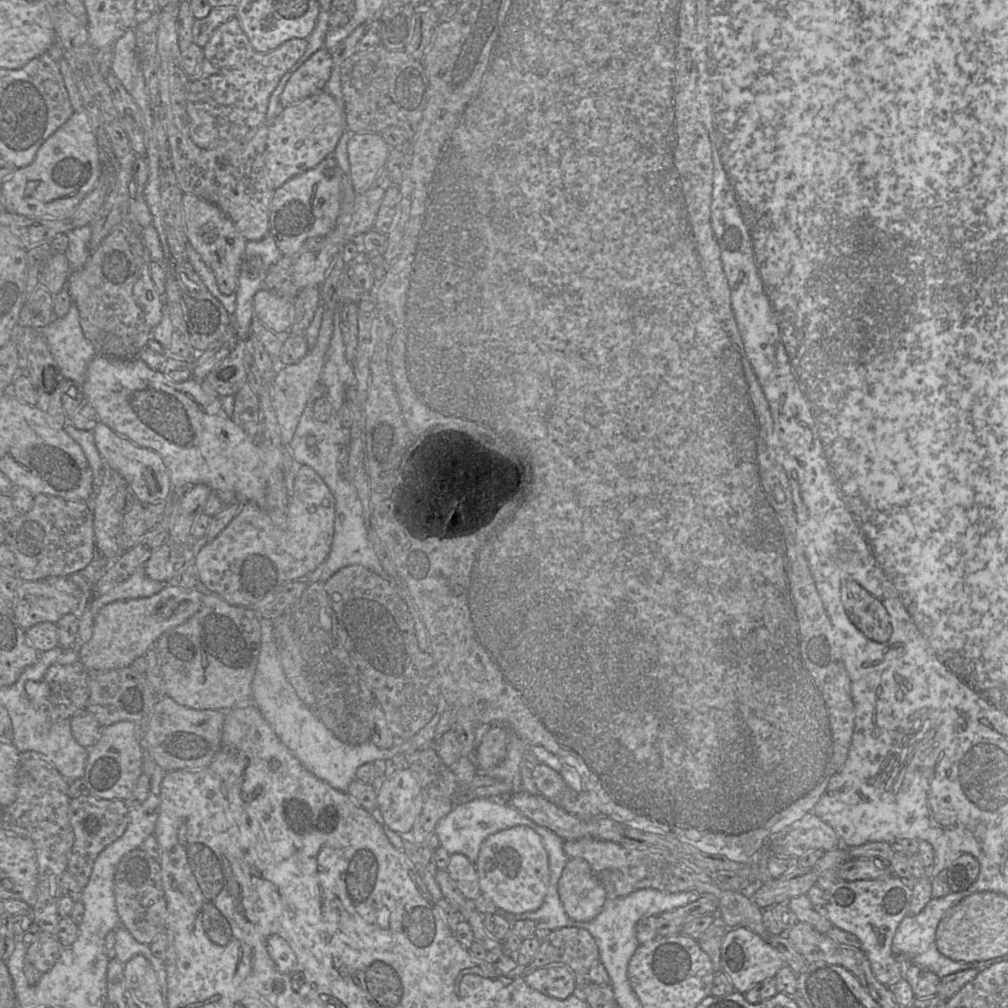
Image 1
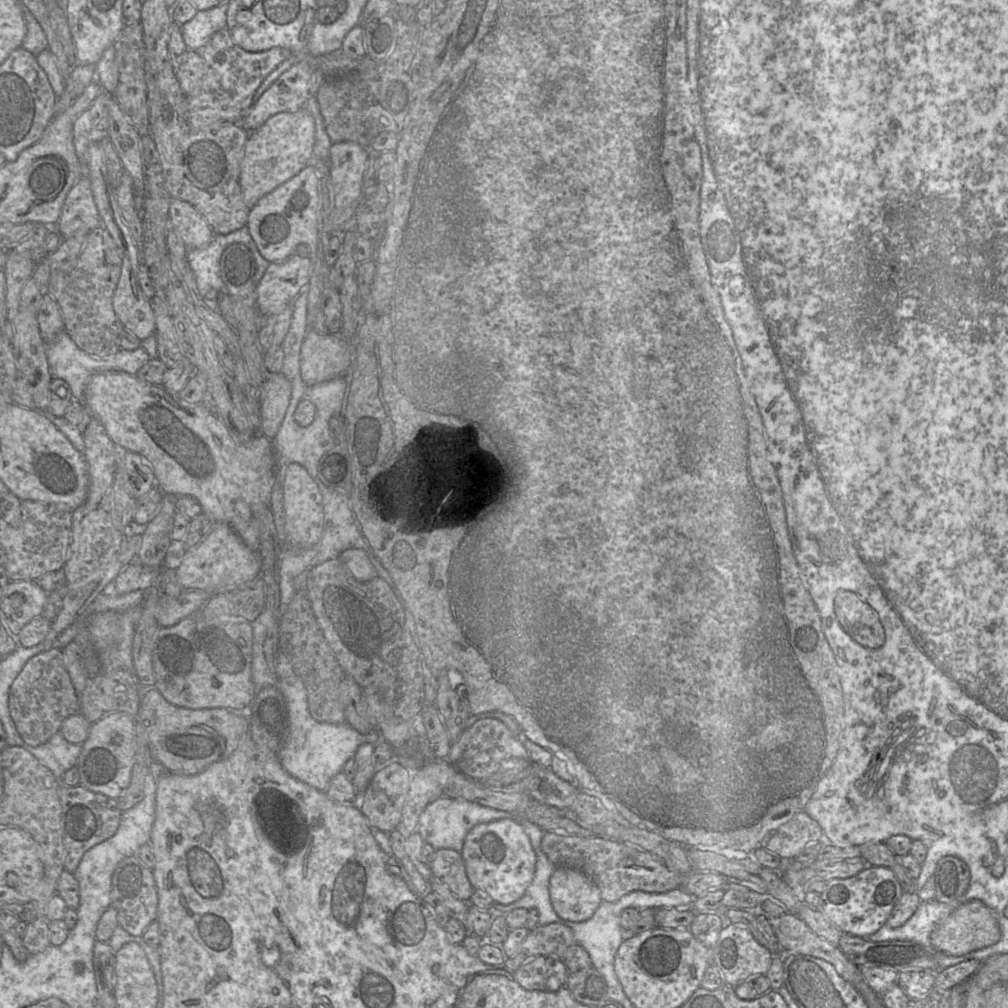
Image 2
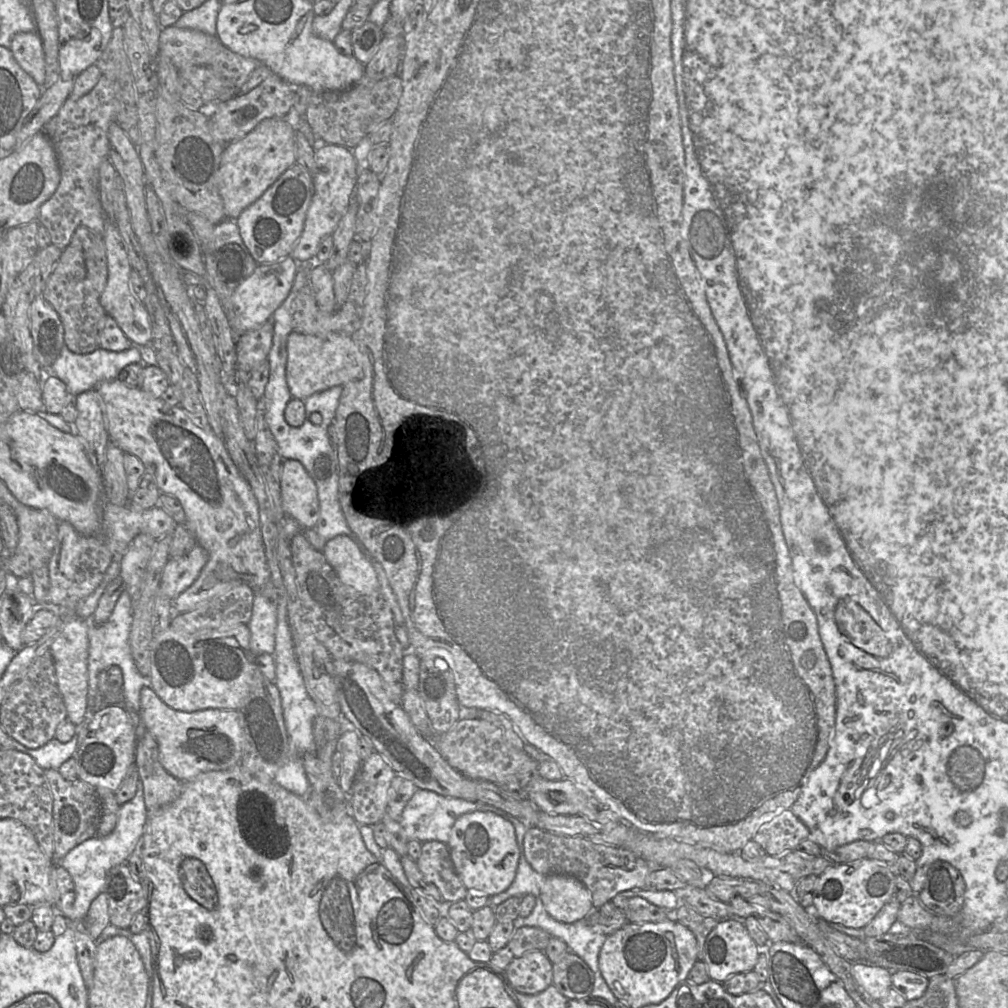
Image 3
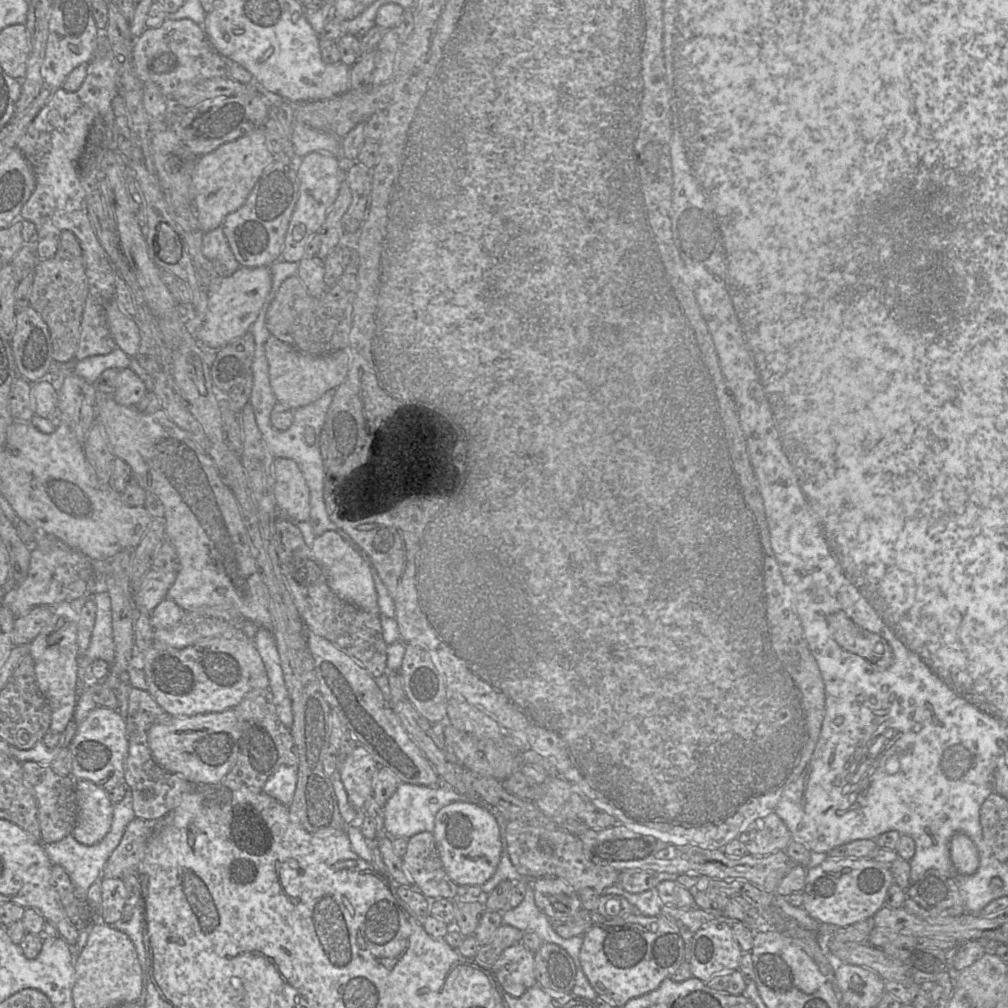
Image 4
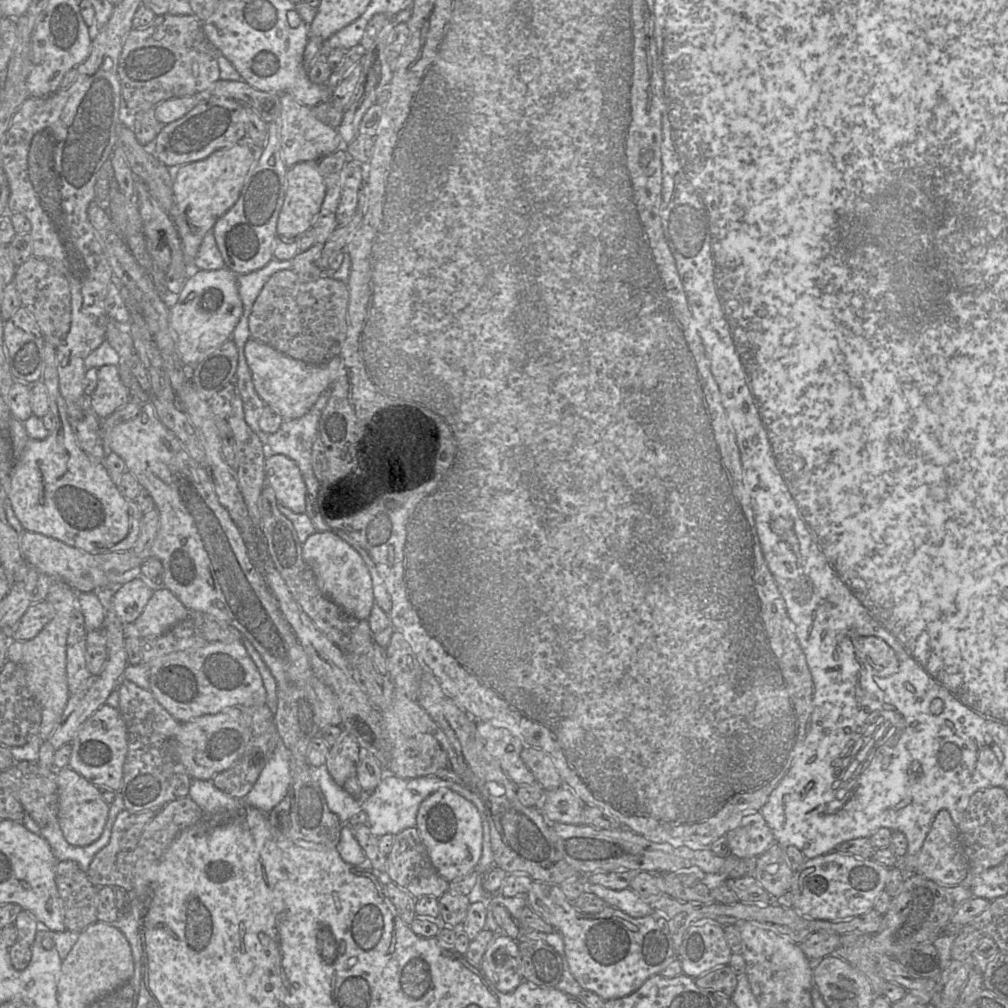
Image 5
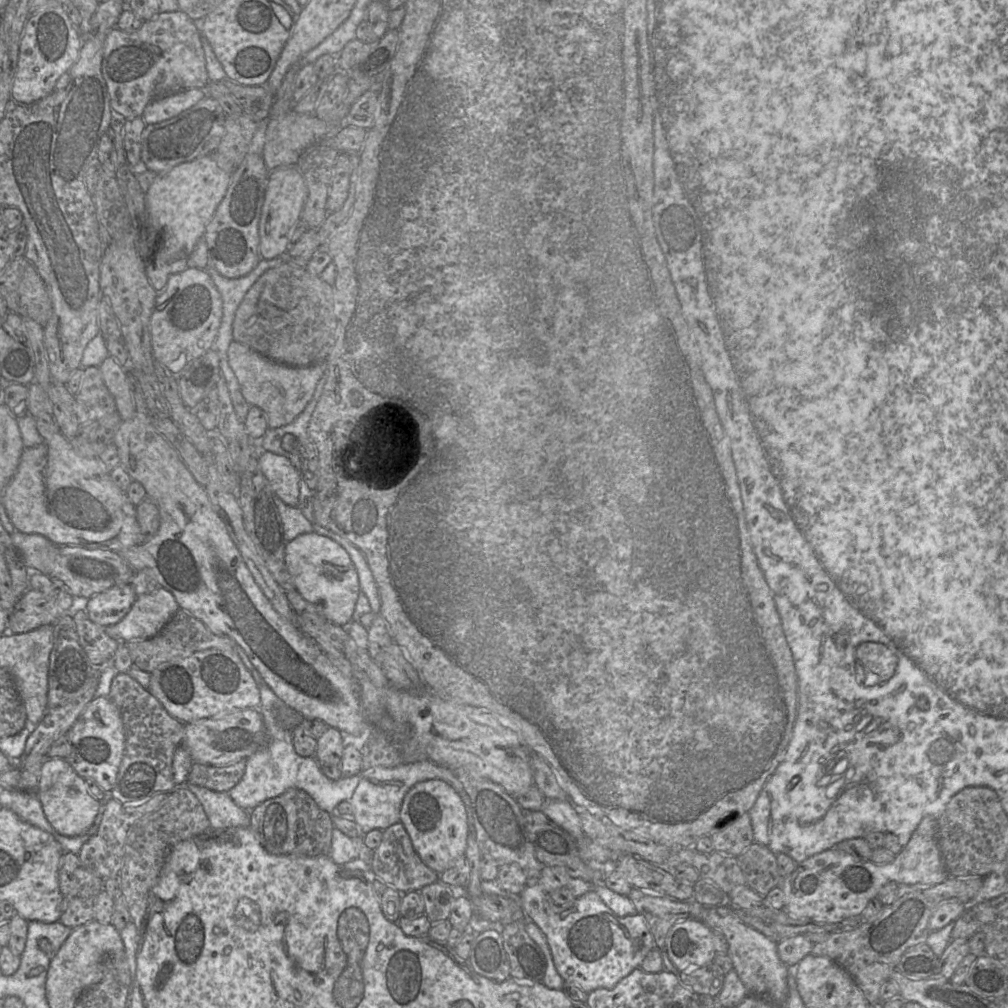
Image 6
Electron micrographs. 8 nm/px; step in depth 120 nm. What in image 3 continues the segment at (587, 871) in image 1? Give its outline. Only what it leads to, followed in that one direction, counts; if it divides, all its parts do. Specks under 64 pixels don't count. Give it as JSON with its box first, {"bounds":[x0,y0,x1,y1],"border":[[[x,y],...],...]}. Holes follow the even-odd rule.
{"bounds":[540,874,592,923],"border":[[[565,874],[545,876],[540,899],[545,910],[555,920],[574,923],[592,910],[592,895],[577,878]]]}

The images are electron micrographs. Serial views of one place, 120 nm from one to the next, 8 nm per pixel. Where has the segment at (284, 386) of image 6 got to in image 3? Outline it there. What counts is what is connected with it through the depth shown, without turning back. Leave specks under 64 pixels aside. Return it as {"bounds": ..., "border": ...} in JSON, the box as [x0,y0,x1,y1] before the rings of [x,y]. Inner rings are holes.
{"bounds":[286,332,361,400],"border":[[[297,332],[288,336],[286,380],[292,398],[304,400],[333,386],[343,386],[357,377],[360,366],[361,352],[353,336],[341,333],[313,336]]]}

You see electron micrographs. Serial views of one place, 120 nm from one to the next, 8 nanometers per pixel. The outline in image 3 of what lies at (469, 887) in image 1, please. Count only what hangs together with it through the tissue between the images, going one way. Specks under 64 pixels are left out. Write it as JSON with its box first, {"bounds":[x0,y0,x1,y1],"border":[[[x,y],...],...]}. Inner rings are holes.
{"bounds":[416,841,468,903],"border":[[[439,841],[422,843],[421,855],[416,864],[424,878],[437,887],[443,903],[465,898],[468,889],[456,873],[447,844]]]}

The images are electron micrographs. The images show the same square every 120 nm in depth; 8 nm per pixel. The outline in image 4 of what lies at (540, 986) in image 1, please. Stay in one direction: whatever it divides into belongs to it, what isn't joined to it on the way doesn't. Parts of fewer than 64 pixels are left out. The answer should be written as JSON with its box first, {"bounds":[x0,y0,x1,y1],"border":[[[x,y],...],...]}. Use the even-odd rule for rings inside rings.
{"bounds":[490,943,537,997],"border":[[[521,943],[506,948],[490,971],[503,991],[513,997],[520,997],[537,983],[534,953]]]}

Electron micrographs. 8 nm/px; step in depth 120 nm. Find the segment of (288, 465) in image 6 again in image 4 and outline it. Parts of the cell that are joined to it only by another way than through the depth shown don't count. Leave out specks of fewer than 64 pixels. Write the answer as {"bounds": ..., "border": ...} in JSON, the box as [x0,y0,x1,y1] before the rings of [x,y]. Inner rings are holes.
{"bounds":[272,458,310,521],"border":[[[275,458],[272,467],[278,509],[297,521],[309,521],[310,491],[297,463],[292,459]]]}

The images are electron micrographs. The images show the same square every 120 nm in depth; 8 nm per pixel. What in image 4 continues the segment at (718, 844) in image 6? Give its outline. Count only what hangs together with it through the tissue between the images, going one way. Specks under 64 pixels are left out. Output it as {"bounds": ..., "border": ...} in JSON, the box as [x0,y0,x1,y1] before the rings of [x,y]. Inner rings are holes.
{"bounds":[738,813,792,856],"border":[[[776,813],[755,820],[738,837],[747,853],[753,856],[766,856],[785,851],[792,841],[791,834]]]}

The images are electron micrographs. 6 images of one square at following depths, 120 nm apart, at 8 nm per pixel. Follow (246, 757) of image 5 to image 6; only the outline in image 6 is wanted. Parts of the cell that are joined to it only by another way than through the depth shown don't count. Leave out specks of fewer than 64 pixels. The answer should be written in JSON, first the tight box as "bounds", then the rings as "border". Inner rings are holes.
{"bounds":[187,760,246,793],"border":[[[240,760],[226,766],[217,767],[193,763],[187,778],[187,784],[201,786],[216,792],[228,793],[242,779],[246,760]]]}

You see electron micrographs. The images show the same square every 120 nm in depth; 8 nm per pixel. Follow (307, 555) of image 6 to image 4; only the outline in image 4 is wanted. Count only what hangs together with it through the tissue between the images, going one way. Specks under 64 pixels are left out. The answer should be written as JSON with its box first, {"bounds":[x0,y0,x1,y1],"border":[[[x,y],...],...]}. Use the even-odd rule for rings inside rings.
{"bounds":[311,531,380,613],"border":[[[326,531],[317,536],[311,546],[317,561],[326,569],[330,588],[344,601],[362,610],[380,613],[378,595],[368,563],[334,531]]]}

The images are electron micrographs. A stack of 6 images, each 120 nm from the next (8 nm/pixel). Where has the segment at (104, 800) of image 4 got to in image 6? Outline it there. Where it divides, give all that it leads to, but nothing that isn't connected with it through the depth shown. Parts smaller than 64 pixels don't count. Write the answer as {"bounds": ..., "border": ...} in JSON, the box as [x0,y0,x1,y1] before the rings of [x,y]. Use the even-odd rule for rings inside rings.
{"bounds":[36,759,100,837],"border":[[[44,759],[36,795],[47,821],[58,834],[67,837],[85,833],[93,824],[100,807],[100,802],[86,788],[85,780],[63,759]]]}

